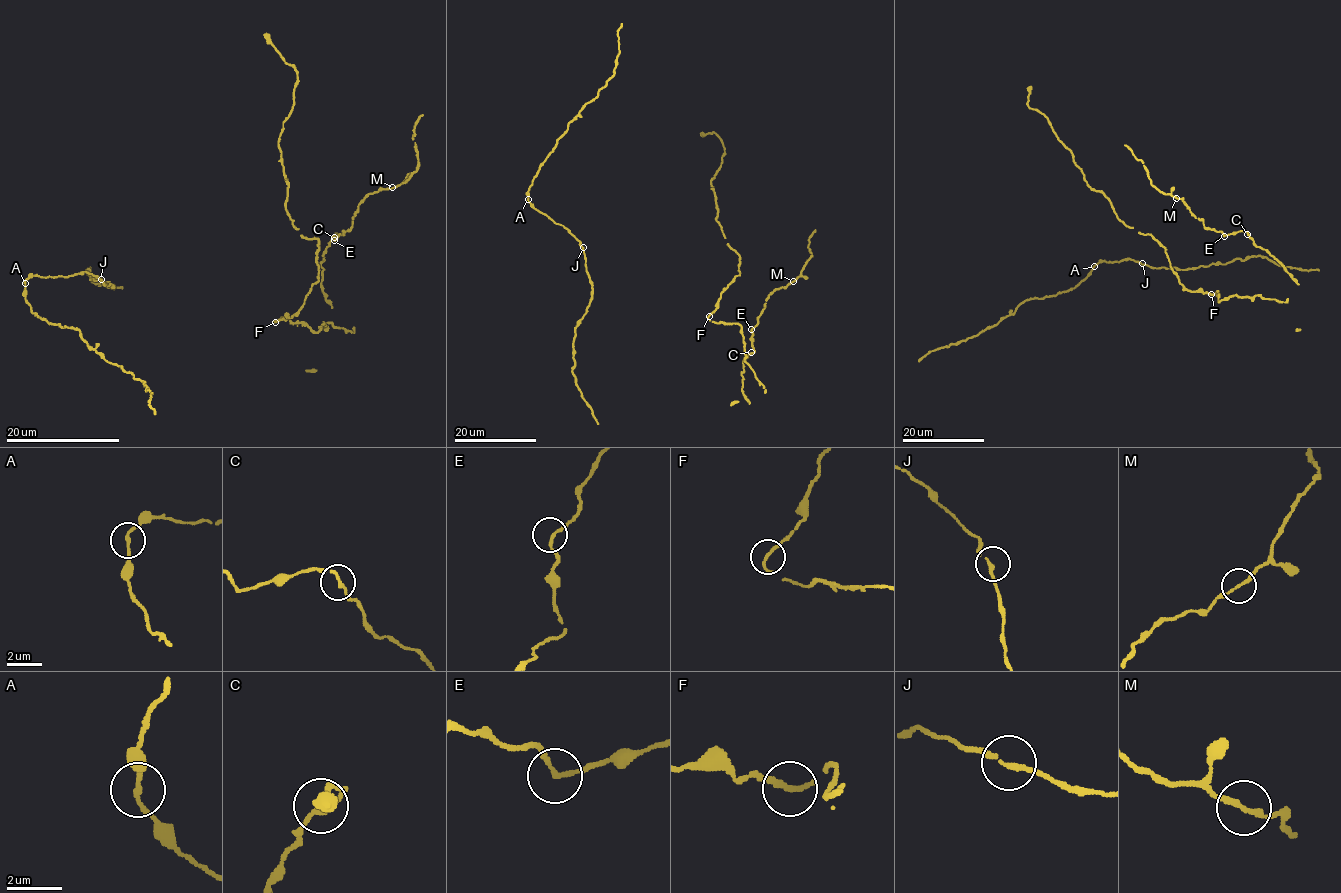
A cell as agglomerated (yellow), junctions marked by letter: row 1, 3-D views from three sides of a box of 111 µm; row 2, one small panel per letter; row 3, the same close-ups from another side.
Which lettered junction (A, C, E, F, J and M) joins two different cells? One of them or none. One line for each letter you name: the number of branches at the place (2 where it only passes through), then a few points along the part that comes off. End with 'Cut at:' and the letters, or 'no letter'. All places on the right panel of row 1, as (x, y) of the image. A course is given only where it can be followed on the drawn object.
Cut at: no letter

